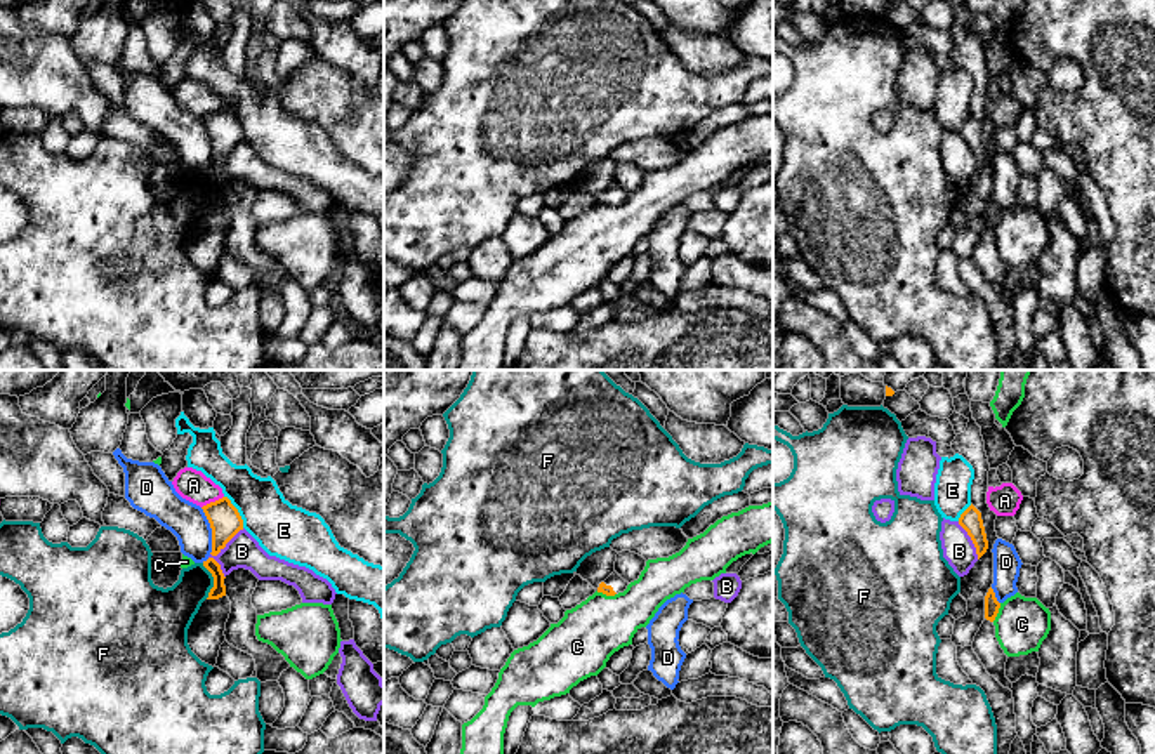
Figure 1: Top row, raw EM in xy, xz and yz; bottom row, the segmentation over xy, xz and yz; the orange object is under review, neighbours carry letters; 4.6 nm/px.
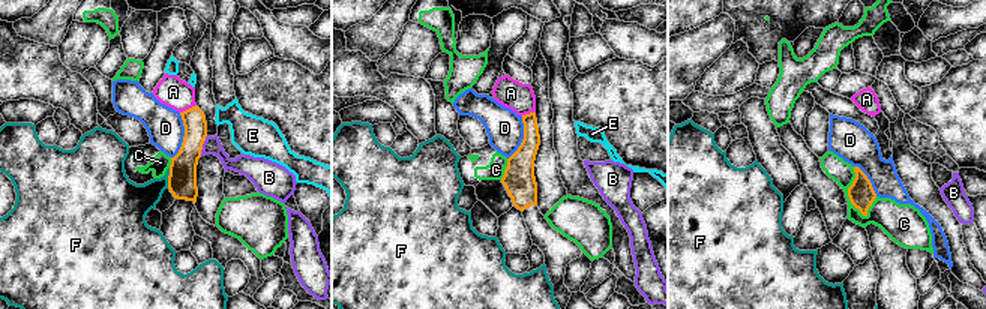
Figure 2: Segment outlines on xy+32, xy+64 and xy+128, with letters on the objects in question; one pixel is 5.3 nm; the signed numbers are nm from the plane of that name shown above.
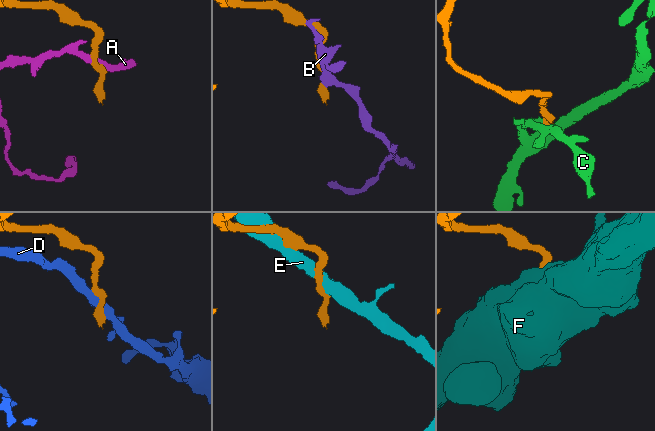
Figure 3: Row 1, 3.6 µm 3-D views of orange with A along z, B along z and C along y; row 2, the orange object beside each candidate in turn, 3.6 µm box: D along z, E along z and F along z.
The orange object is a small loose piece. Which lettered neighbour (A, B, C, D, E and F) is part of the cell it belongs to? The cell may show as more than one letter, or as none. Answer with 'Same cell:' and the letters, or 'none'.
Same cell: none

